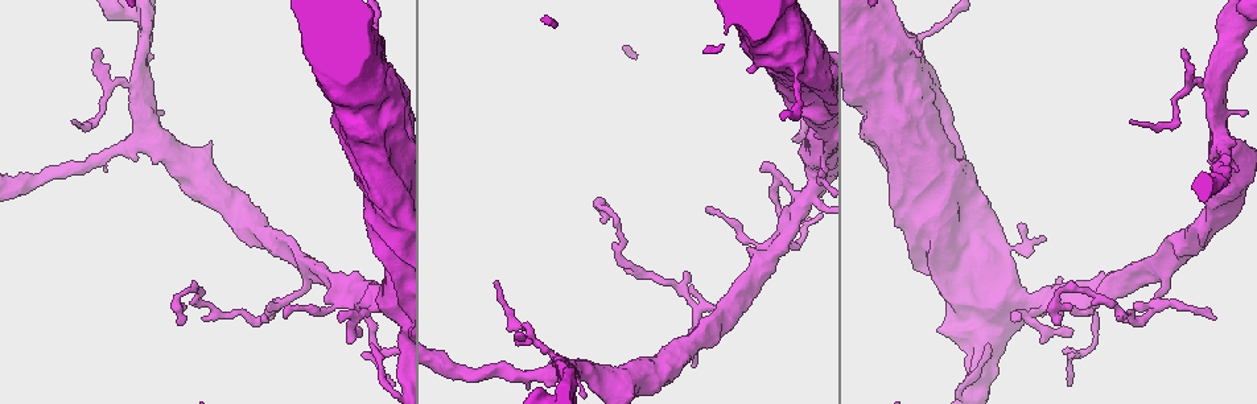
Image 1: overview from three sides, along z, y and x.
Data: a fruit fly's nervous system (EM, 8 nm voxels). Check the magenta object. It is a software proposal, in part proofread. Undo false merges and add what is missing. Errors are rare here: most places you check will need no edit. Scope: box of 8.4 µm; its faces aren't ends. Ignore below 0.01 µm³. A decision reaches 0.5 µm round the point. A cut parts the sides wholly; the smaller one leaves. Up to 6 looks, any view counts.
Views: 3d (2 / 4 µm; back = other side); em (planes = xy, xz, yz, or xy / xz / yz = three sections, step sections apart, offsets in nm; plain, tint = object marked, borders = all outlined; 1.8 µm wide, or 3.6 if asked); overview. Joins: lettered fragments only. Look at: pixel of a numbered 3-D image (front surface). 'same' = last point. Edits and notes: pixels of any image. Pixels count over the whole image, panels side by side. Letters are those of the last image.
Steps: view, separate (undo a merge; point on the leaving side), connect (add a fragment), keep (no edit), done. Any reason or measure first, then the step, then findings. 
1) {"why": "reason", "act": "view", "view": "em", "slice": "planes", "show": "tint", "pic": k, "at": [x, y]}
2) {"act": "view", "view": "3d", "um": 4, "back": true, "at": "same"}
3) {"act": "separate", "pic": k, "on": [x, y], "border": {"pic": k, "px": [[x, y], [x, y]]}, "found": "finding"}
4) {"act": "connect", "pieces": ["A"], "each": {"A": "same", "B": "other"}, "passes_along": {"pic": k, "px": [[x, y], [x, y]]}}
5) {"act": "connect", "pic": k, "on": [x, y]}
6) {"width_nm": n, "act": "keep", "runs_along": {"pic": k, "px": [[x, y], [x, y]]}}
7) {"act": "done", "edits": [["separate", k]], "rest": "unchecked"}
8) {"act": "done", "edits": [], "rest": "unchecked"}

{"why": "tapers out", "act": "view", "view": "em", "slice": "xy", "step": 8, "show": "borders", "pic": 1, "at": [359, 334]}

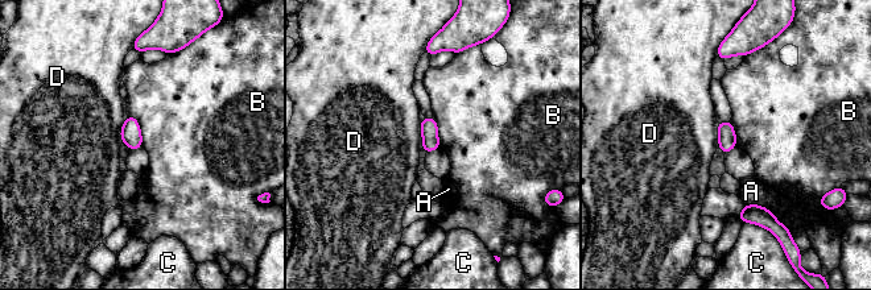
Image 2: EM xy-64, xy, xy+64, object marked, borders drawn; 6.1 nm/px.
{"width_nm": 110, "act": "keep", "each": {"A": "other", "B": "other", "C": "other", "D": "other"}, "border": {"pic": 2, "px": [[127, 114], [139, 123], [143, 146]]}, "found": "none of them fits"}

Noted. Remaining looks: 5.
{"why": "tapers out", "act": "view", "view": "em", "slice": "planes", "show": "borders", "pic": 1, "at": [182, 321]}

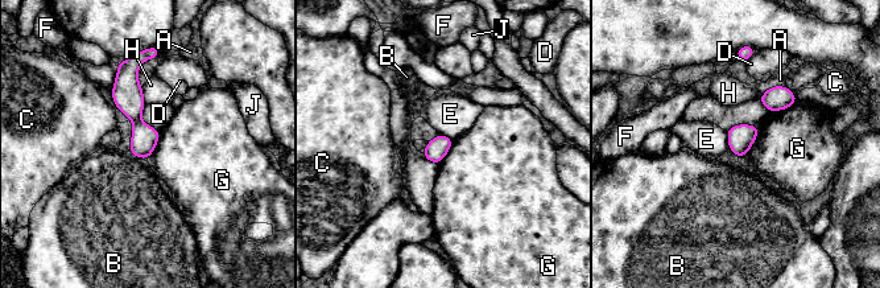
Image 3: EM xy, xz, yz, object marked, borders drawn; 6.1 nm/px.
{"width_nm": 140, "longest_contact_nm": ["G", 240], "act": "keep", "each": {"A": "other", "B": "other", "C": "other", "D": "other", "E": "other", "F": "other", "G": "other", "H": "other", "J": "other"}, "found": "no lettered fragment goes on from it"}

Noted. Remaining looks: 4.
{"why": "abrupt turn", "act": "view", "view": "3d", "um": 4, "back": true, "pic": 1, "at": [704, 304]}

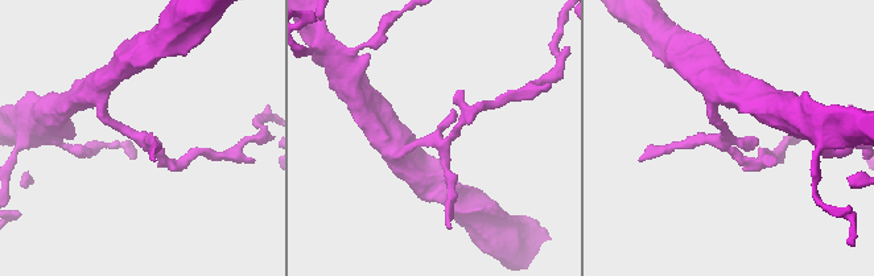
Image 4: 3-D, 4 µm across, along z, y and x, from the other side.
{"why": "shape alone is not enough", "act": "view", "view": "em", "slice": "xy", "step": 4, "show": "tint", "pic": 4, "at": [730, 132]}

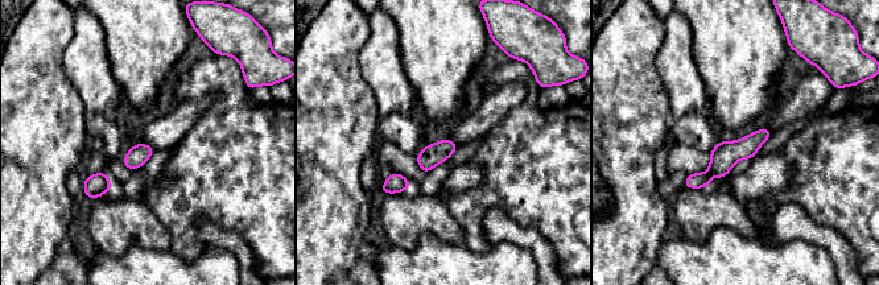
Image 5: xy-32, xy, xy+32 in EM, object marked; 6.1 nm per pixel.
{"why": "cut it another way", "act": "view", "view": "em", "slice": "planes", "show": "borders", "at": "same"}

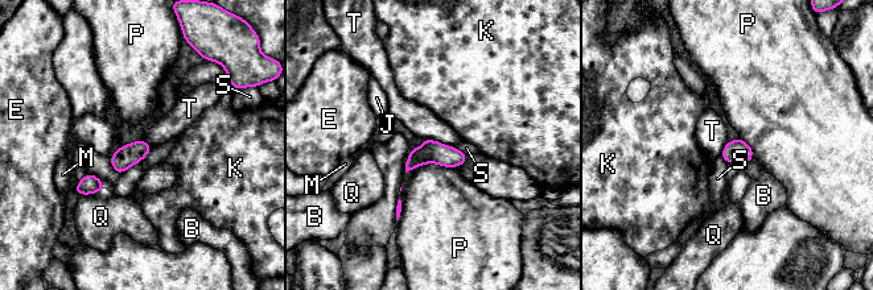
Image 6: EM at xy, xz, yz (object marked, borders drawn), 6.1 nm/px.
{"width_nm": 140, "act": "keep", "each": {"B": "other", "E": "other", "J": "other", "K": "other", "M": "other", "P": "other", "Q": "other", "S": "other", "T": "other"}, "border": {"pic": 6, "px": [[423, 137], [454, 146]]}, "found": "all the same neuron"}

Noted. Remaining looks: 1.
{"act": "done", "edits": [], "rest": "unchecked"}

